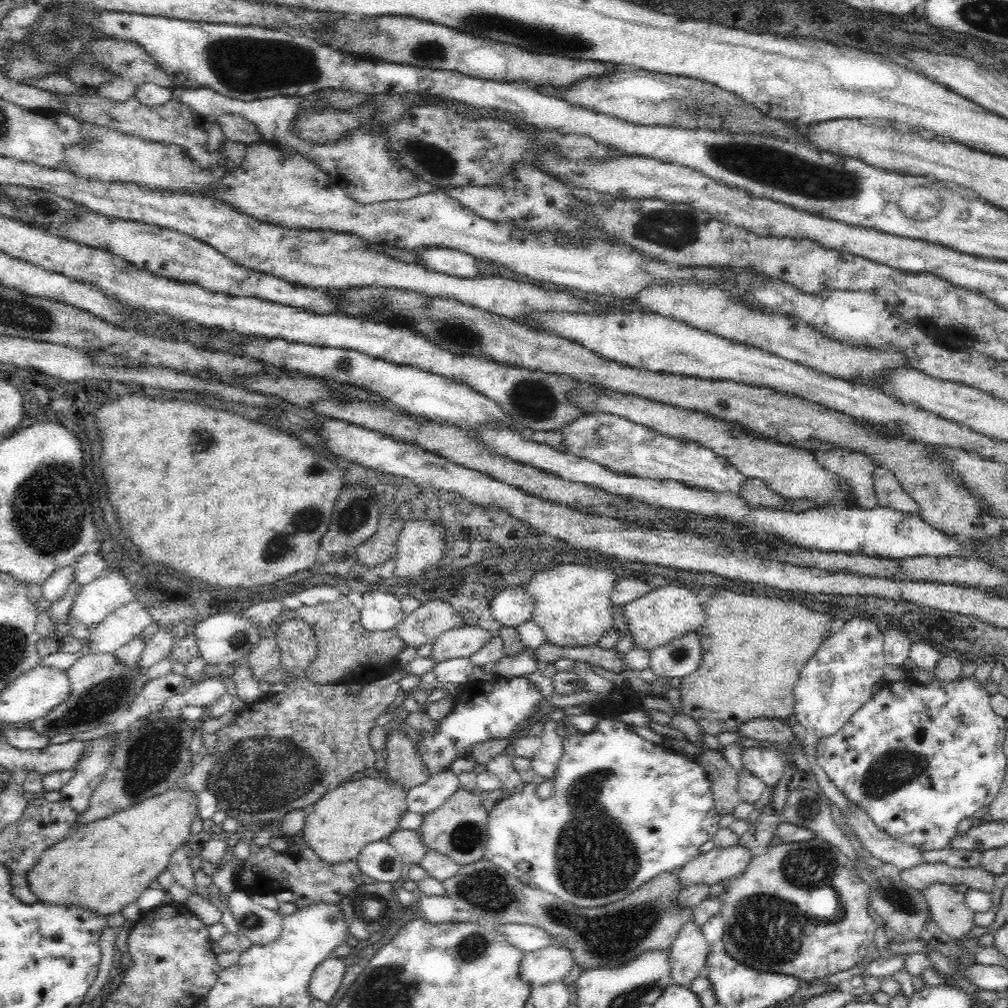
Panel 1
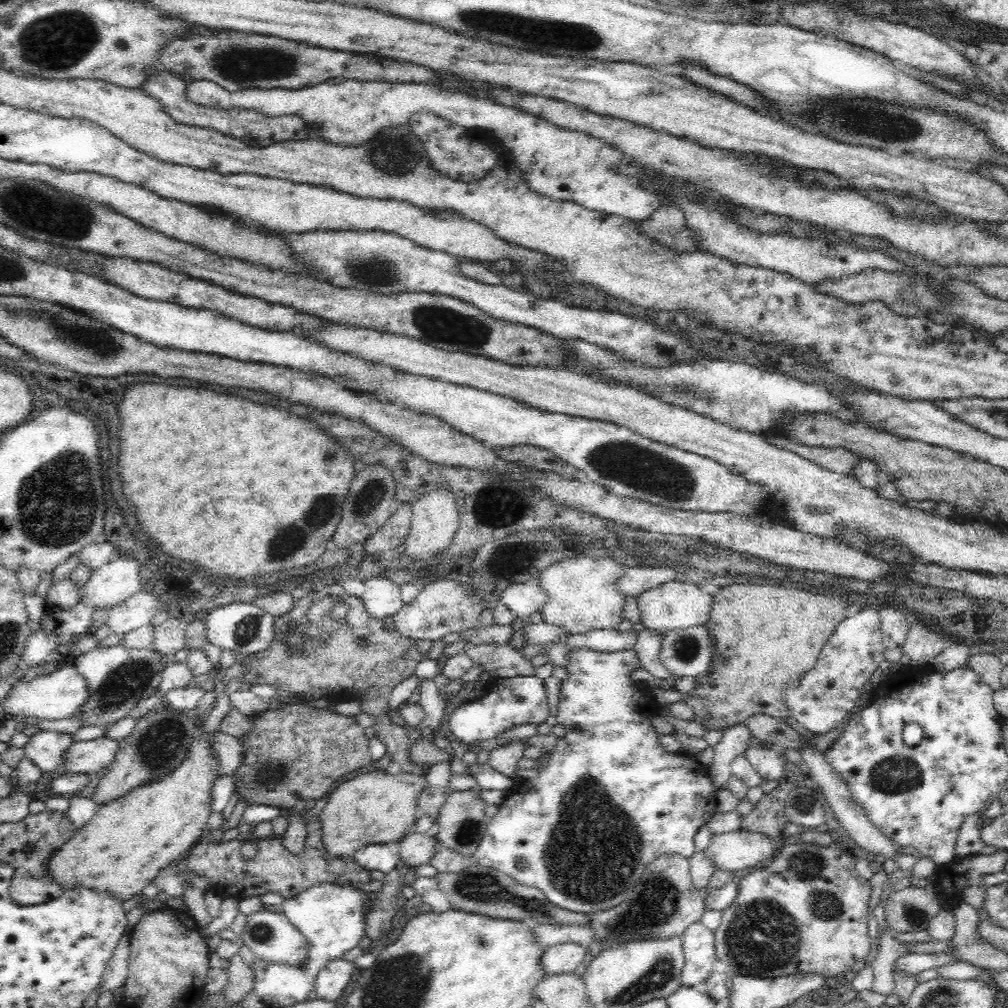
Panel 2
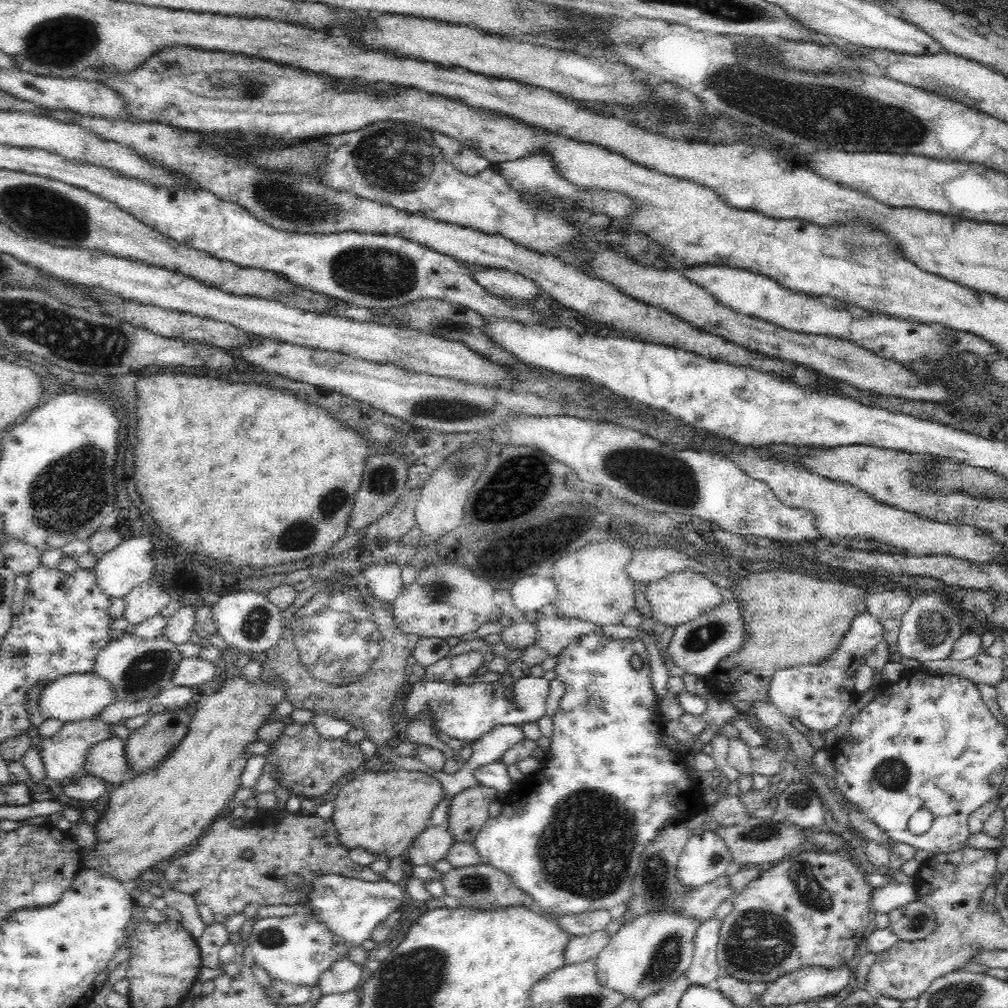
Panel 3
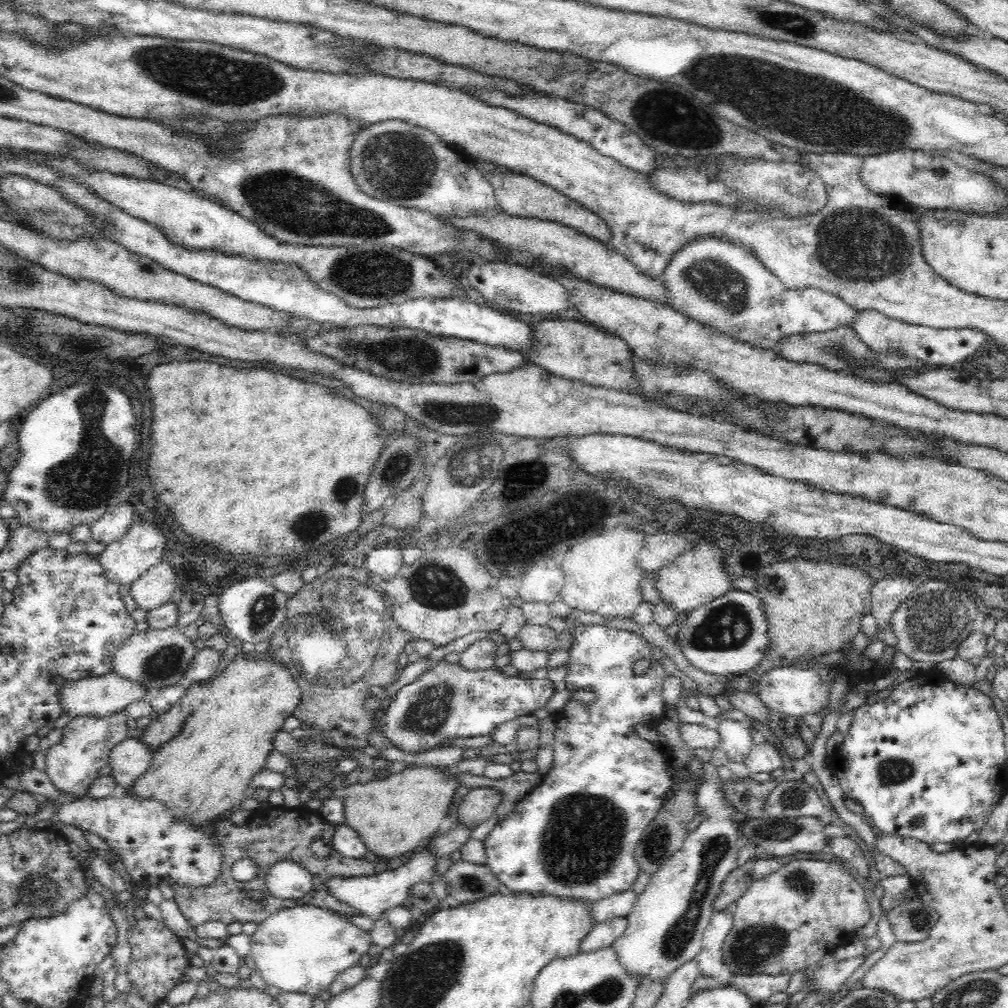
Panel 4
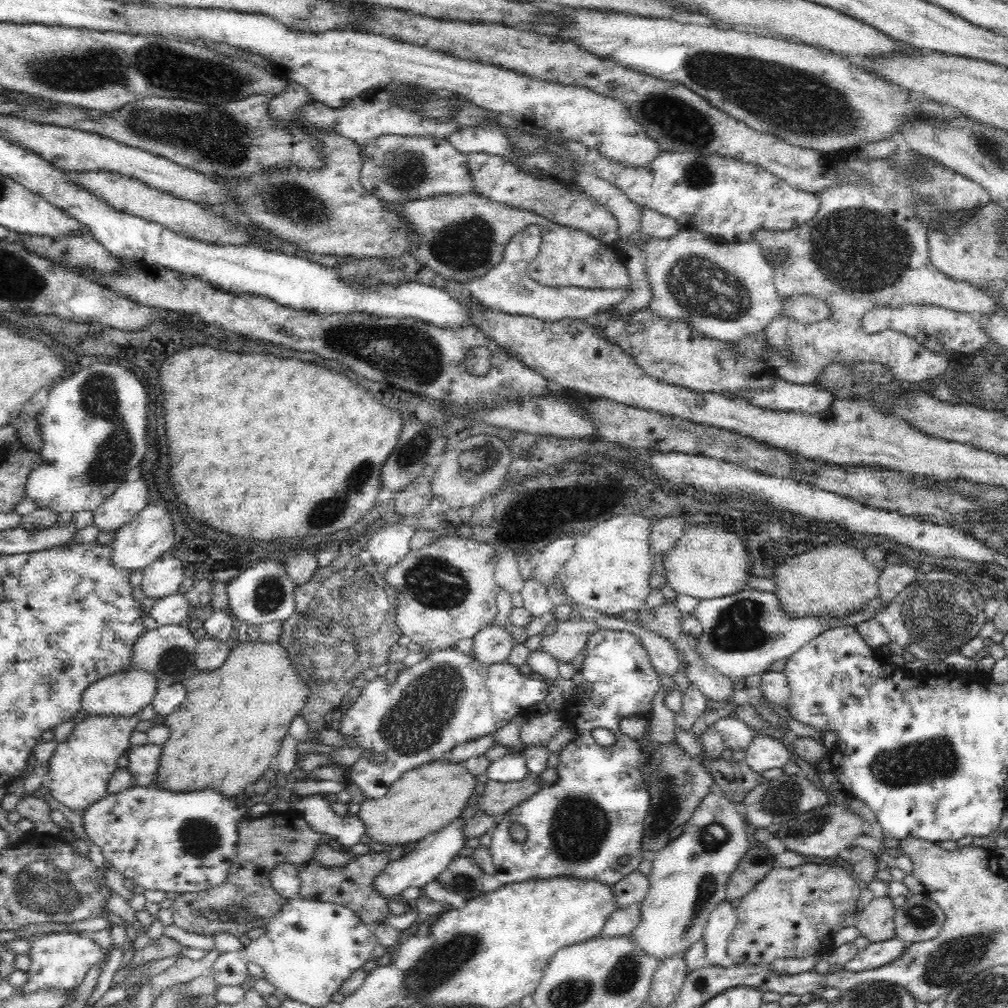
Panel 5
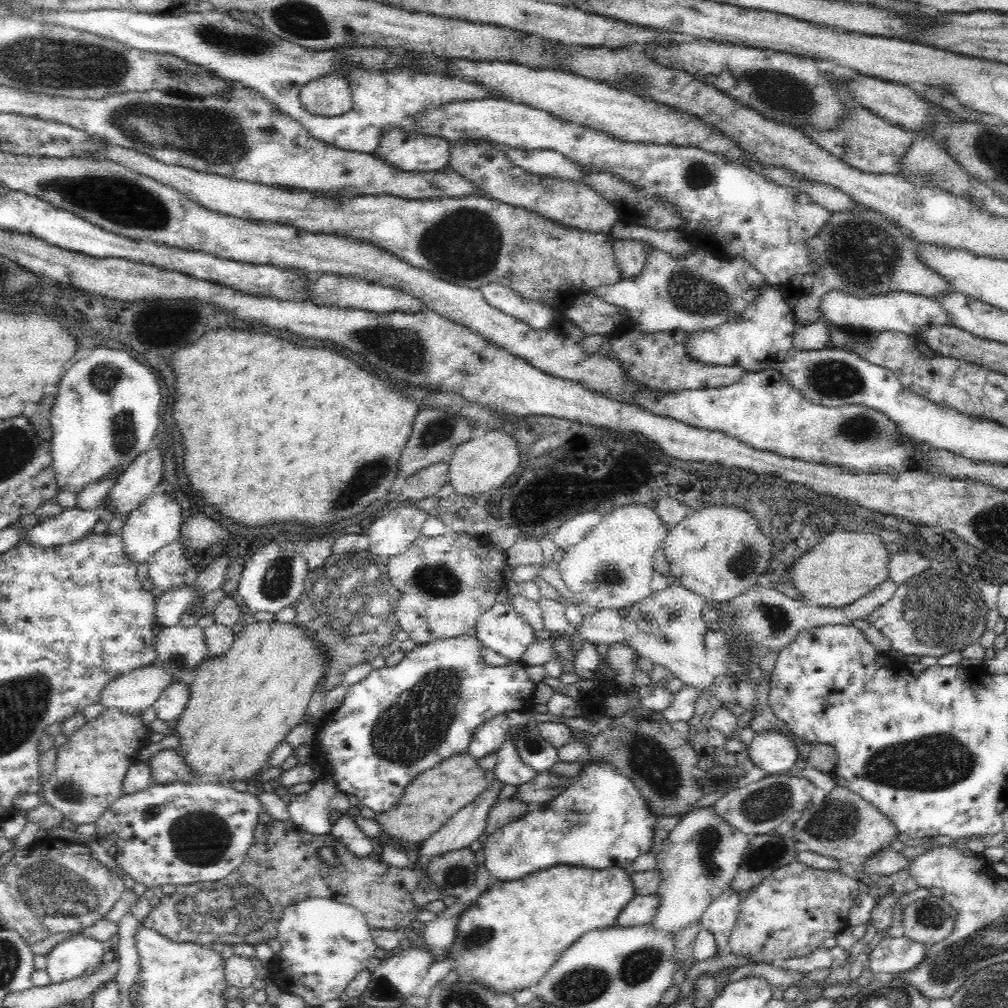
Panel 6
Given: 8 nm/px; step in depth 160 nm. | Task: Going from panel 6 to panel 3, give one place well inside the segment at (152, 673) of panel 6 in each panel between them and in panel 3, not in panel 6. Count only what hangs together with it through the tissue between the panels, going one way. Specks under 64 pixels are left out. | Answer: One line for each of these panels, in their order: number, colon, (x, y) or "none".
3: (75, 697)
4: (100, 696)
5: (125, 693)

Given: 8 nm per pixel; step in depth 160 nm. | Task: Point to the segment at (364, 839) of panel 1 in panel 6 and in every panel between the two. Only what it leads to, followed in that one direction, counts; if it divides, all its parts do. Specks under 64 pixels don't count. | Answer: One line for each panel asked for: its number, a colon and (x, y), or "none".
2: (373, 808)
3: (381, 812)
4: (394, 814)
5: (427, 797)
6: (427, 802)

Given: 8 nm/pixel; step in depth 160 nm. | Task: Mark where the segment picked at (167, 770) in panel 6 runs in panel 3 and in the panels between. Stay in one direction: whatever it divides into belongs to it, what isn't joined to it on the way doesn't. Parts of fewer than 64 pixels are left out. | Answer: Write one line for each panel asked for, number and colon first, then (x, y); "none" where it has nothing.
3: (105, 759)
4: (128, 759)
5: (142, 759)

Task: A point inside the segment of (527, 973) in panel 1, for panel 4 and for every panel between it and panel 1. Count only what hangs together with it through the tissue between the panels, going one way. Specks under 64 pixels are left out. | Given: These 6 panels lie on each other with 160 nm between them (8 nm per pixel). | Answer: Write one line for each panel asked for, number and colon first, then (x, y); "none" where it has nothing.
2: (564, 958)
3: (585, 948)
4: (601, 936)

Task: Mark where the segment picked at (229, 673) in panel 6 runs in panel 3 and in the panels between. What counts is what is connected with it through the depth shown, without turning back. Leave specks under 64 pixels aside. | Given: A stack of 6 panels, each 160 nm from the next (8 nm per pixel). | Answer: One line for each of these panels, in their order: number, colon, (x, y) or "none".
3: (182, 769)
4: (207, 746)
5: (226, 733)

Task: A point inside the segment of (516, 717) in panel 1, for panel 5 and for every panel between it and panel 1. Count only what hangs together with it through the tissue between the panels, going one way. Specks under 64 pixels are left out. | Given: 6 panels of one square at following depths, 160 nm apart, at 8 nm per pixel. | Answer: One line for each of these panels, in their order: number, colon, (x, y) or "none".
2: (513, 701)
3: (465, 711)
4: (447, 701)
5: (447, 699)

